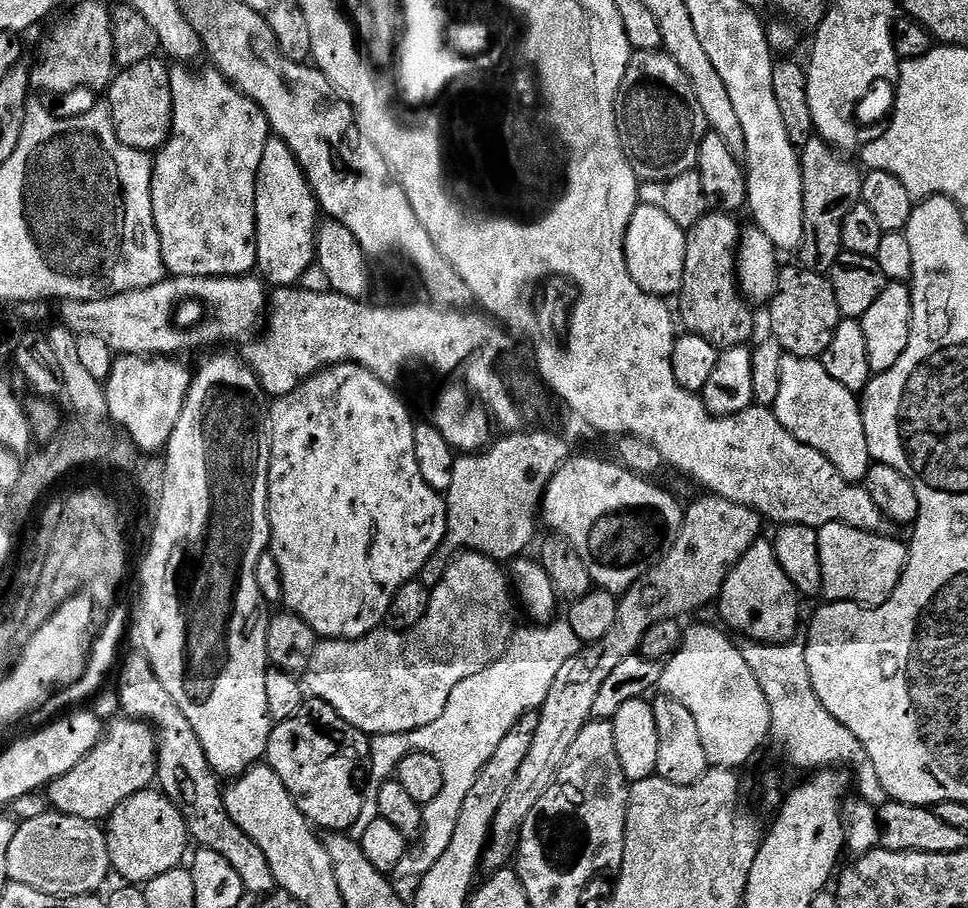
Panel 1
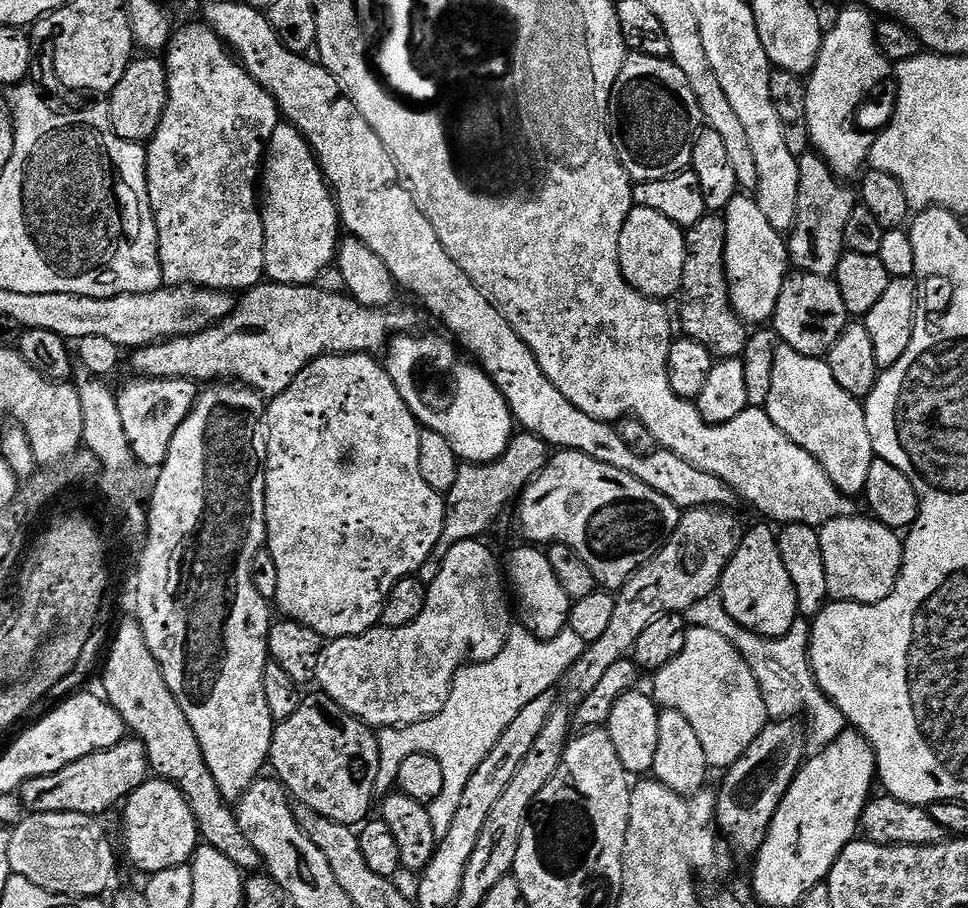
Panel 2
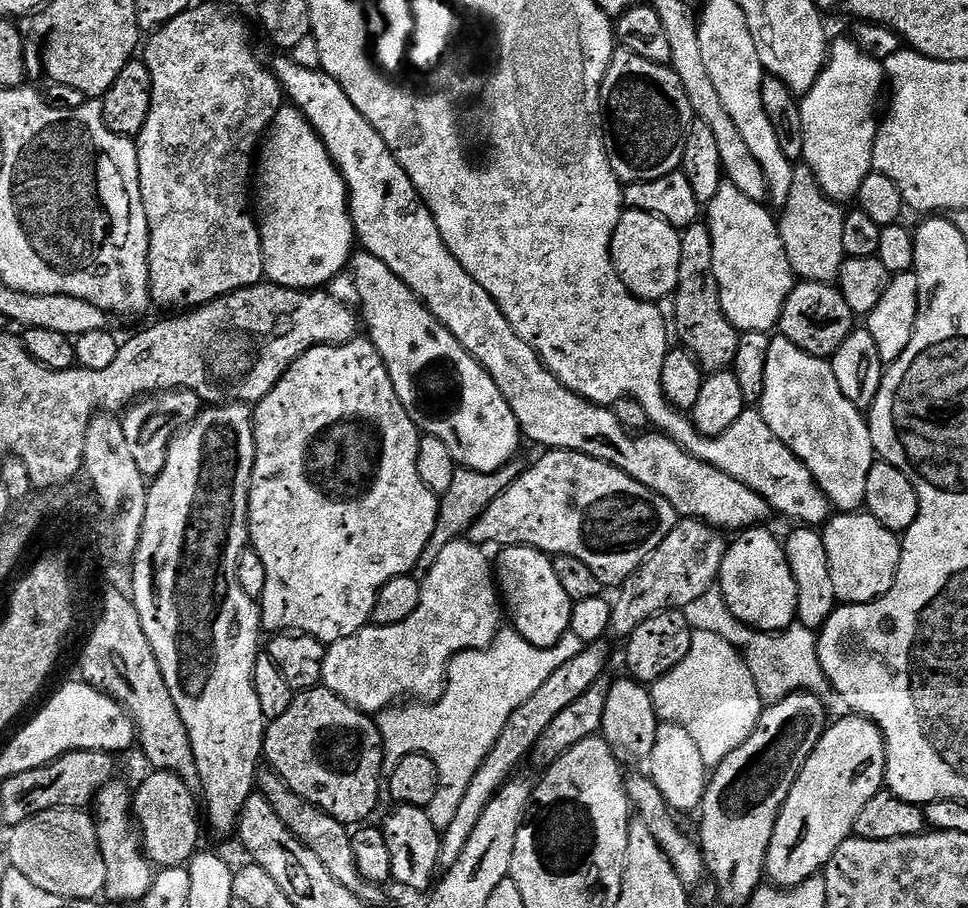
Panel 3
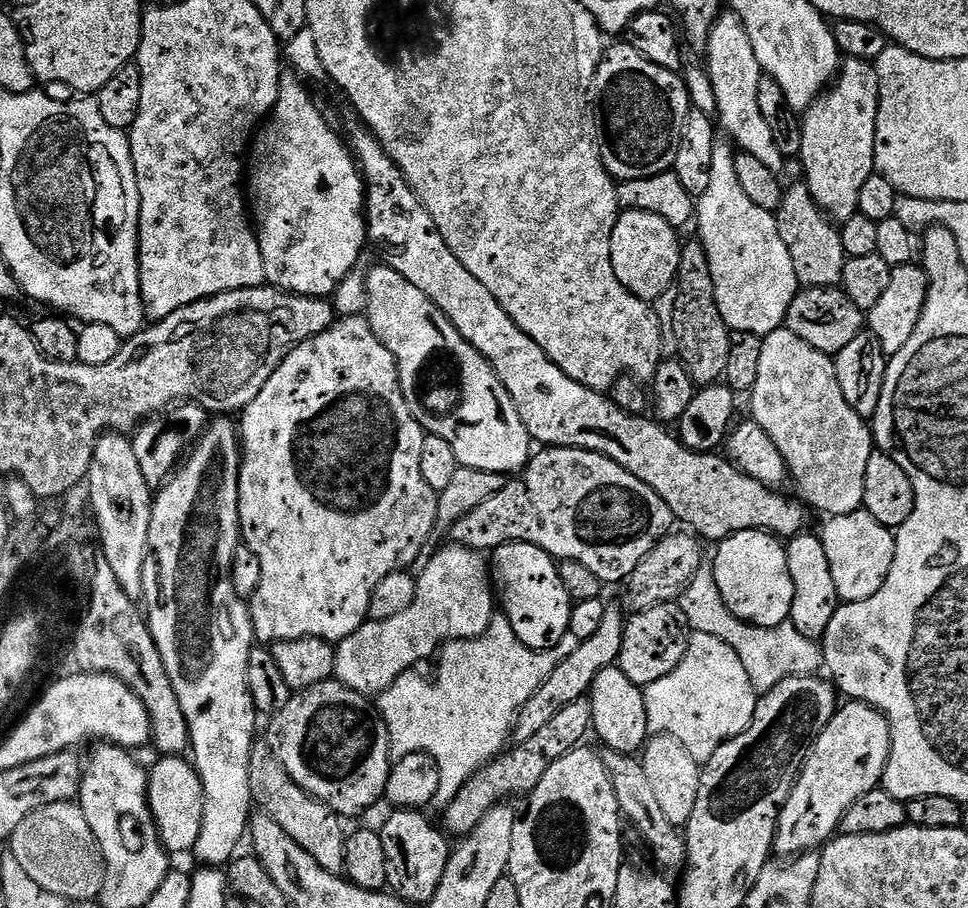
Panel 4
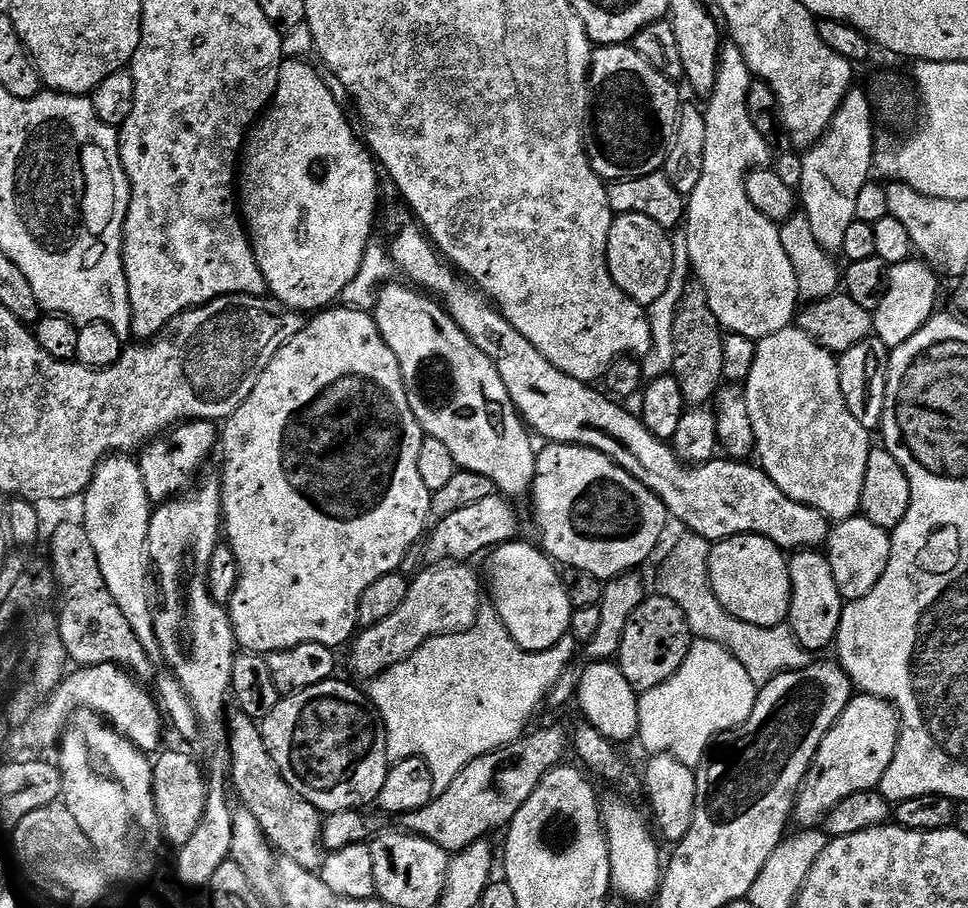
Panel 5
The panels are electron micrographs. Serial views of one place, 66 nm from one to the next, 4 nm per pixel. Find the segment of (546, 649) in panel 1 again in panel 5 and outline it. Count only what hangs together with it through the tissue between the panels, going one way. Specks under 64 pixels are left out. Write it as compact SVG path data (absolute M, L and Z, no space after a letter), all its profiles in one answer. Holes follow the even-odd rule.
M488 606L481 611L480 617L476 620L473 628L468 628L464 632L449 632L447 636L435 636L433 640L425 642L421 648L415 652L413 656L407 656L402 662L398 662L393 668L387 668L380 676L371 677L367 681L366 691L369 698L380 712L380 717L384 720L384 725L388 731L388 755L393 761L405 760L411 756L420 756L432 767L434 774L434 790L437 795L444 793L453 785L454 778L458 778L458 774L470 762L474 762L474 758L482 758L482 754L490 754L494 750L498 750L502 746L512 744L525 735L526 729L529 727L528 719L536 712L536 707L541 703L545 703L546 697L551 692L552 687L558 682L558 678L562 678L562 674L569 671L572 655L578 652L577 641L571 638L559 640L553 648L545 652L527 652L522 650L522 646L518 646L518 642L514 642L514 638L510 638L510 634L506 630L506 626L497 616L495 608Z

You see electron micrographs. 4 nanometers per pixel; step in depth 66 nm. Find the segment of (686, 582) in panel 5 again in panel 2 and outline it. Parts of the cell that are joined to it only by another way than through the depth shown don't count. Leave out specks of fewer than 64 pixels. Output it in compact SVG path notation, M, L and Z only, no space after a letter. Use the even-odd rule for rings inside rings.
M719 594L702 598L702 602L690 606L682 615L689 628L715 630L722 634L722 638L726 638L726 642L730 642L730 646L734 646L734 650L738 650L738 654L742 654L746 666L750 666L758 682L758 690L762 690L762 702L766 702L766 710L772 720L796 718L801 715L799 712L804 712L803 719L808 723L809 741L816 748L828 745L847 729L845 716L820 689L816 675L812 672L812 661L808 658L812 630L807 619L797 618L794 626L790 626L784 636L759 636L746 630L741 624L734 622L730 614L726 614L726 606Z

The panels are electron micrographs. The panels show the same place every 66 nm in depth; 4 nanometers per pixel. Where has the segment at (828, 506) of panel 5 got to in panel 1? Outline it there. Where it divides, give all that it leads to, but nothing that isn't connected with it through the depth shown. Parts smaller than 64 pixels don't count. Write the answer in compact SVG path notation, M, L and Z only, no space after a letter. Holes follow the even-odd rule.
M785 354L782 358L782 383L774 405L778 422L798 442L818 450L849 482L863 481L873 463L866 442L864 414L857 393L834 382L819 359L807 360Z

